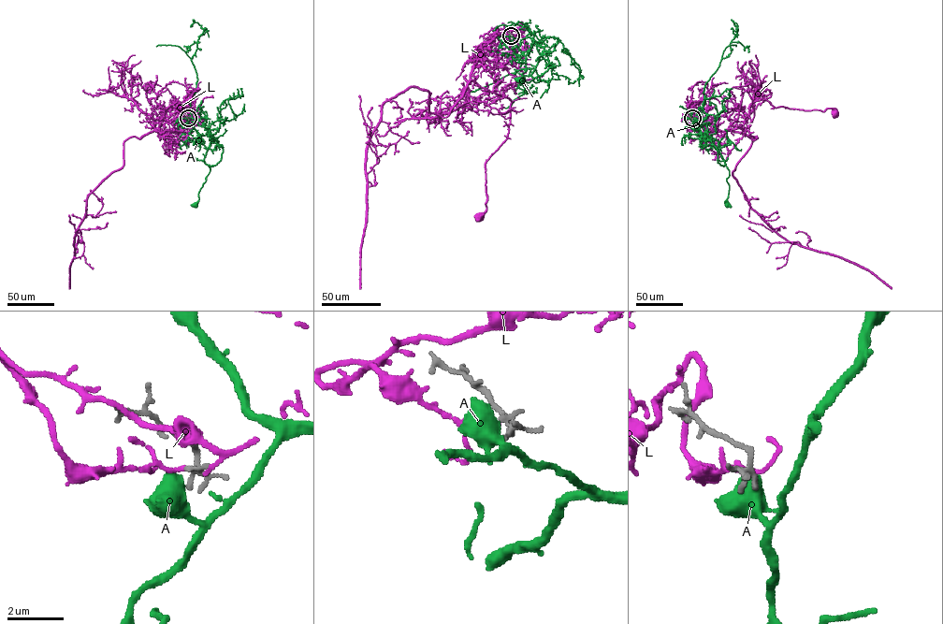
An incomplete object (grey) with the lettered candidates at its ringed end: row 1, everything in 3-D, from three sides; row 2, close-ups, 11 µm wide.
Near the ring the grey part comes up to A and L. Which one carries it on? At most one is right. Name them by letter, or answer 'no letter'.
no letter

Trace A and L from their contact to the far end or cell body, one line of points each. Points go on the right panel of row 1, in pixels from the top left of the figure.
A: (692, 120), (694, 118), (694, 126), (700, 130), (701, 136), (718, 151), (729, 170), (726, 205)
L: (692, 119), (691, 111), (726, 131), (738, 118), (747, 91), (760, 94), (775, 107), (832, 108), (835, 113)

